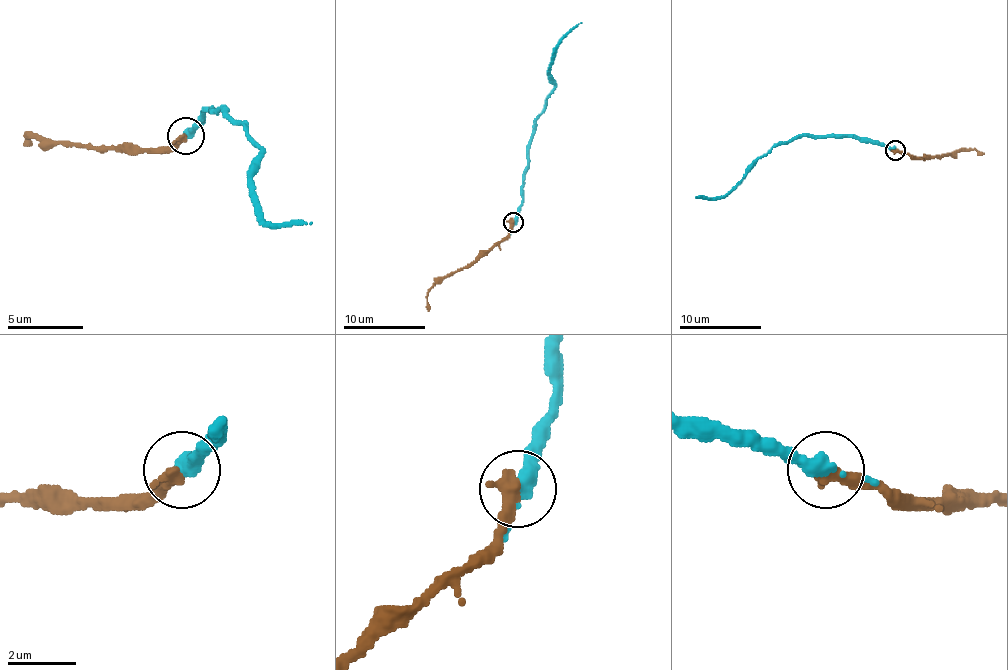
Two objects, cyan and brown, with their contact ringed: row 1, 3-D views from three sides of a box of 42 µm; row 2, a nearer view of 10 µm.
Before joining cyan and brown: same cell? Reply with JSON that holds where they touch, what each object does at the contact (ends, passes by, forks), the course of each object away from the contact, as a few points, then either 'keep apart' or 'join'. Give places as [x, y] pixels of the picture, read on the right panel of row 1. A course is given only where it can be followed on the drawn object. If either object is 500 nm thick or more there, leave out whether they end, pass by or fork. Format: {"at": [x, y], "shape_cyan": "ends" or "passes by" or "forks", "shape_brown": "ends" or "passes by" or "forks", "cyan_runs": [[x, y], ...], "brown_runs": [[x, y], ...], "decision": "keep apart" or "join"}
{"at": [895, 150], "shape_cyan": "passes by", "shape_brown": "ends", "cyan_runs": [[895, 149], [853, 137], [792, 137], [759, 157], [731, 190], [714, 198], [696, 196]], "brown_runs": [[895, 149], [910, 157], [934, 157], [965, 149], [977, 149], [983, 153]], "decision": "join"}

